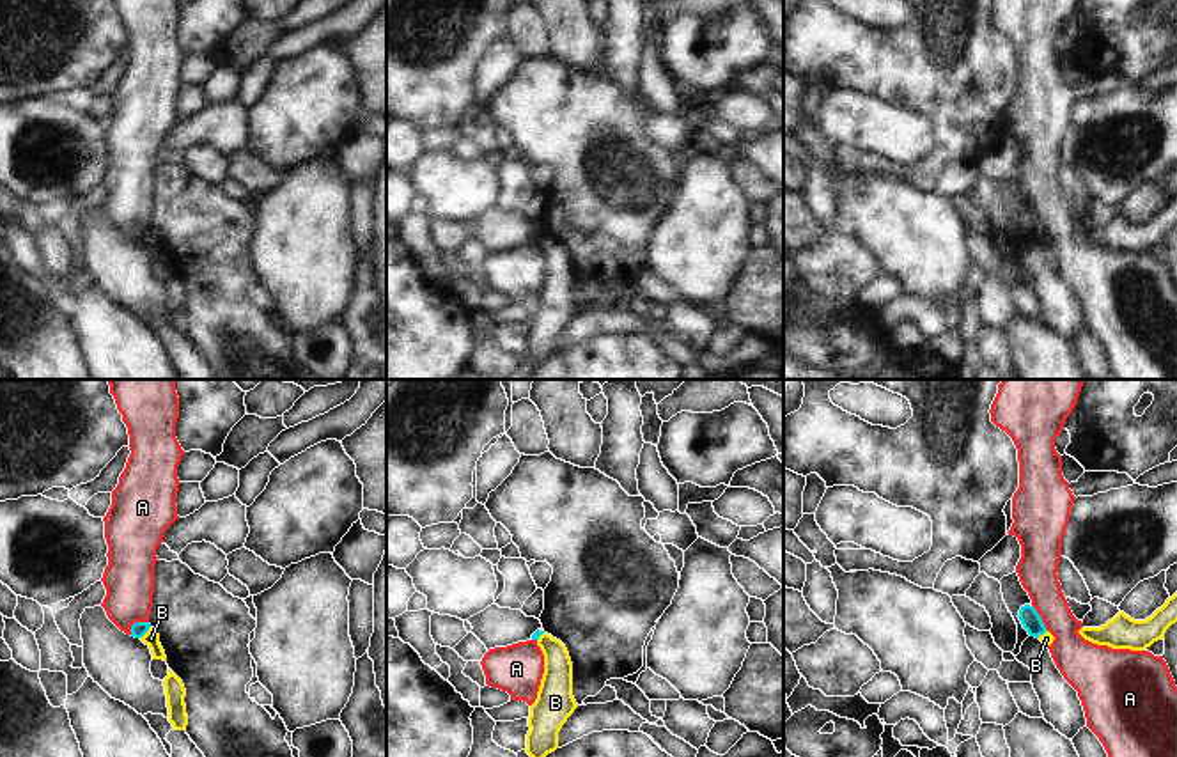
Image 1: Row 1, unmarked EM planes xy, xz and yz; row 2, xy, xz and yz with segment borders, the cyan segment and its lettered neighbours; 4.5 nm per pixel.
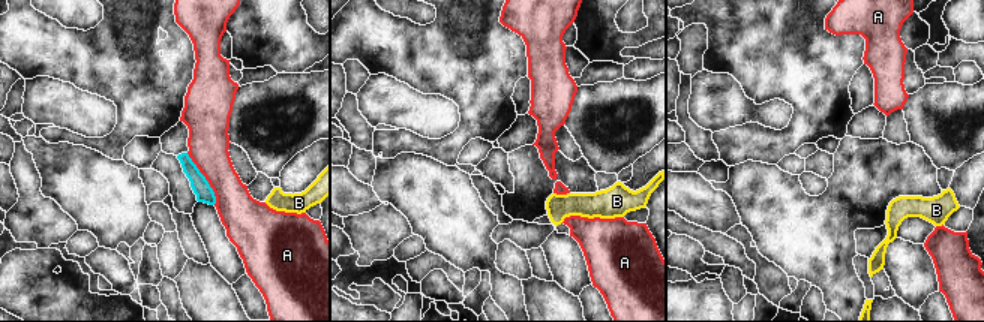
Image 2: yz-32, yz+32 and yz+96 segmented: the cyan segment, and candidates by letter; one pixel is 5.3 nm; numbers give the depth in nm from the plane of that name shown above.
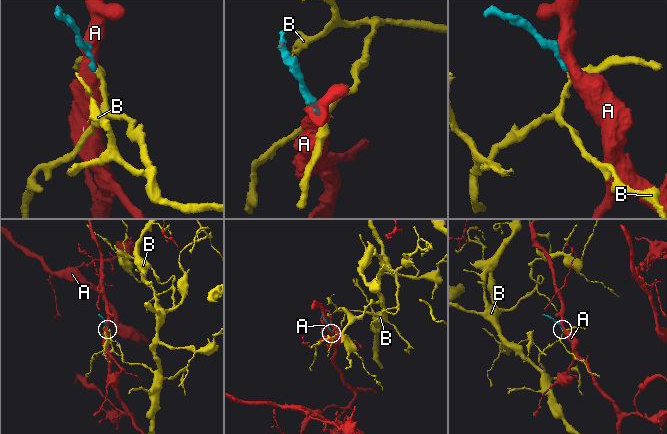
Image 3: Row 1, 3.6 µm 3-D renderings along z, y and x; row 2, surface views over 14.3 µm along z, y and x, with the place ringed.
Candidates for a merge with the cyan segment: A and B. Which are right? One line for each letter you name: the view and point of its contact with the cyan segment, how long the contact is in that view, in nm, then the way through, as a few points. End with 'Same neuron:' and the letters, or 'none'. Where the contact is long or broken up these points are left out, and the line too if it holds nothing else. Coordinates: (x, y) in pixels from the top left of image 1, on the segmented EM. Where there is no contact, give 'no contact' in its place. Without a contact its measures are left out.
Same neuron: none

